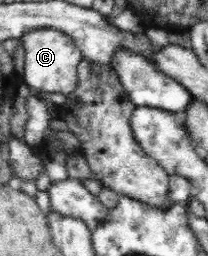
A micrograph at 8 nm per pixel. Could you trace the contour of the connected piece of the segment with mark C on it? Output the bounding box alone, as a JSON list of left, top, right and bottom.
[19,28,83,93]

